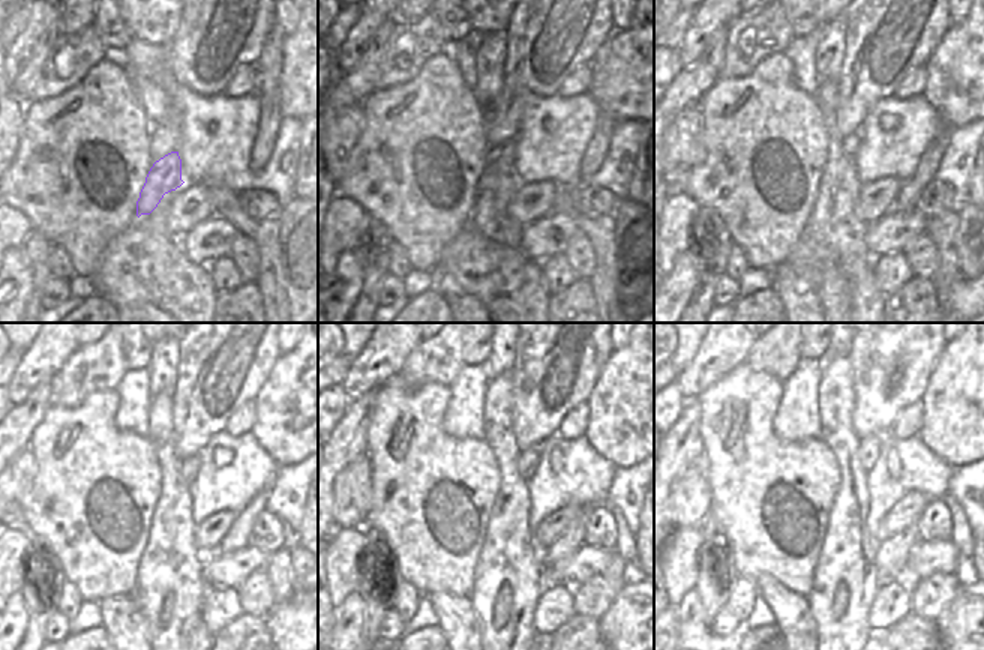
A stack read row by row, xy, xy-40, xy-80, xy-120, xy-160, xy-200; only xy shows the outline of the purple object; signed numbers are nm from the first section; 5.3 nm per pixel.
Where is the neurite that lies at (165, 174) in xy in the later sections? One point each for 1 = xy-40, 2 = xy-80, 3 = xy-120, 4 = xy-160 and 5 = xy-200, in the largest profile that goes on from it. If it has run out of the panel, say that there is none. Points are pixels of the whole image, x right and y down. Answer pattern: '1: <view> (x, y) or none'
1: xy-40 (503, 159)
2: xy-80 (849, 144)
3: xy-120 (189, 466)
4: xy-160 (528, 460)
5: xy-200 (869, 451)

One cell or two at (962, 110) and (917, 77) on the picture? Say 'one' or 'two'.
two

